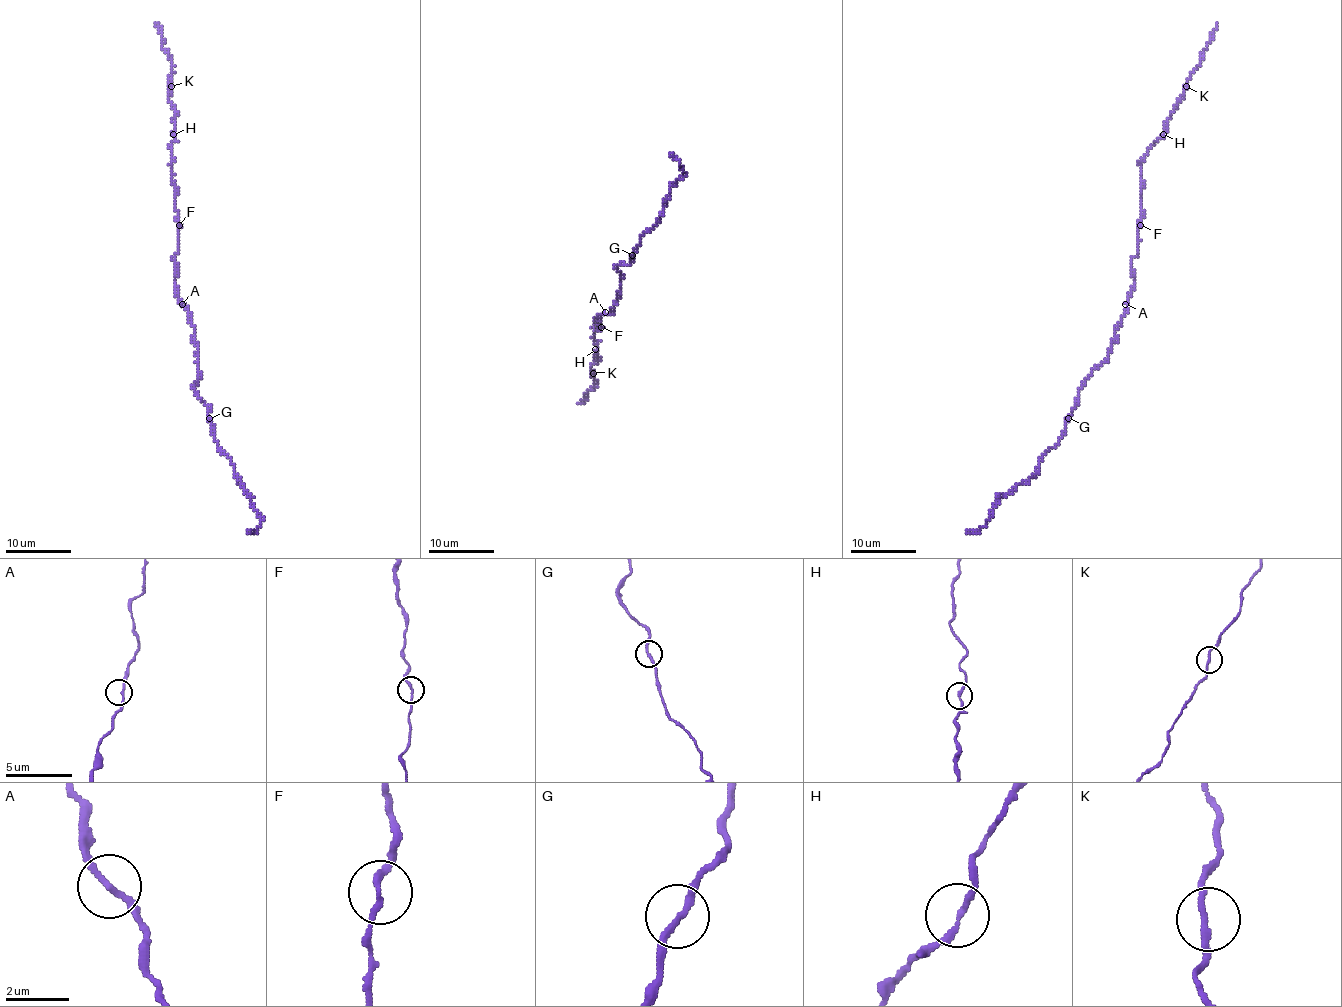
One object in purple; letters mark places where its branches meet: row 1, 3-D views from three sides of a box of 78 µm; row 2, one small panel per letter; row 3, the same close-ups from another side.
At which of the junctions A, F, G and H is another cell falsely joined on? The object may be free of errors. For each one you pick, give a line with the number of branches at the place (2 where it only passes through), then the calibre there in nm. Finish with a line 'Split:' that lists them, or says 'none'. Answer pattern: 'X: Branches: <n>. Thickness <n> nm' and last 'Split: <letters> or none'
Split: none

